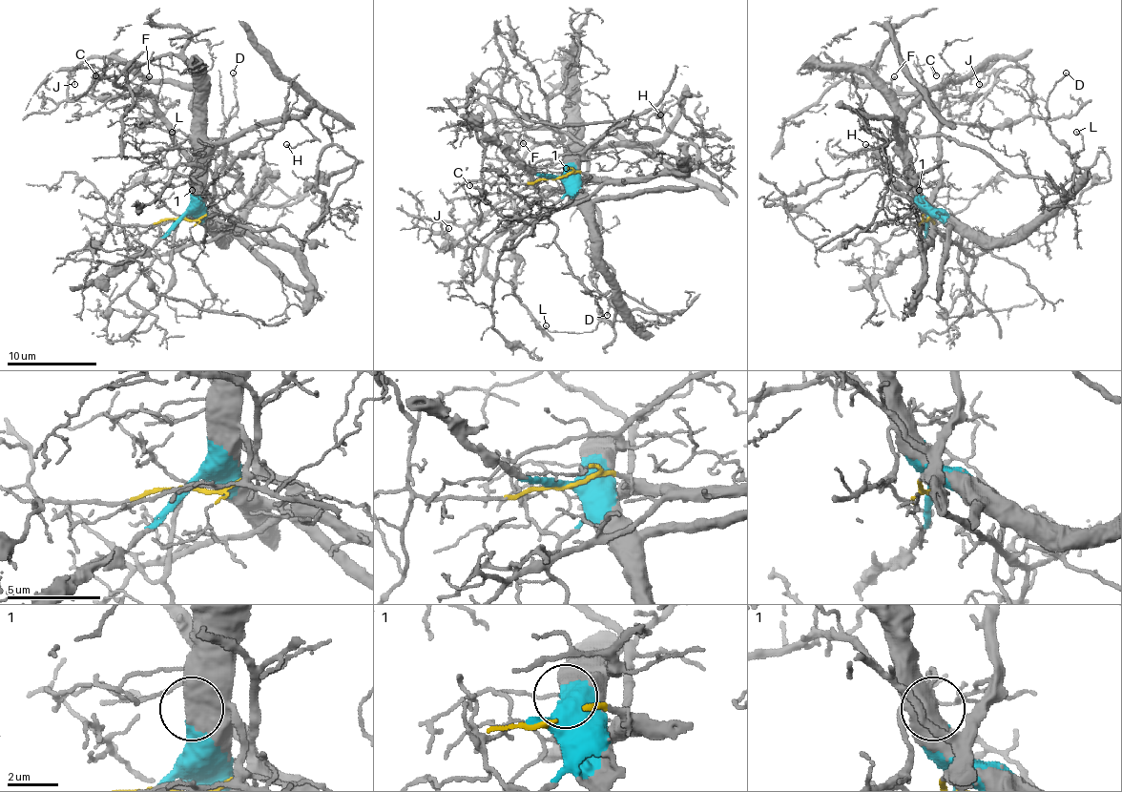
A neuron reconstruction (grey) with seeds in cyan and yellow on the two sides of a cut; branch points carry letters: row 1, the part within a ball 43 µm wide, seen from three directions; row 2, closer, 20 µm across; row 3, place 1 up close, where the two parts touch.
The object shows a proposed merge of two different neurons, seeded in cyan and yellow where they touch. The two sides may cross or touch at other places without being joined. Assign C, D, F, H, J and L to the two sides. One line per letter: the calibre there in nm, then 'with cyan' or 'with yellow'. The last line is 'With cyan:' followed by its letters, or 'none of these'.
C: calibre 130 nm; with yellow
D: calibre 140 nm; with cyan
F: calibre 150 nm; with yellow
H: calibre 110 nm; with cyan
J: calibre 110 nm; with cyan
L: calibre 110 nm; with cyan
With cyan: D, H, J, L

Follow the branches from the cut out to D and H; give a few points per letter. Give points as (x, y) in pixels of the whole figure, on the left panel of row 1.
D: (181, 217), (192, 215), (215, 237), (225, 237), (246, 198), (221, 132), (237, 109), (232, 73)
H: (181, 217), (190, 205), (197, 170), (215, 150), (261, 125), (295, 118), (313, 135), (293, 147), (286, 145)

